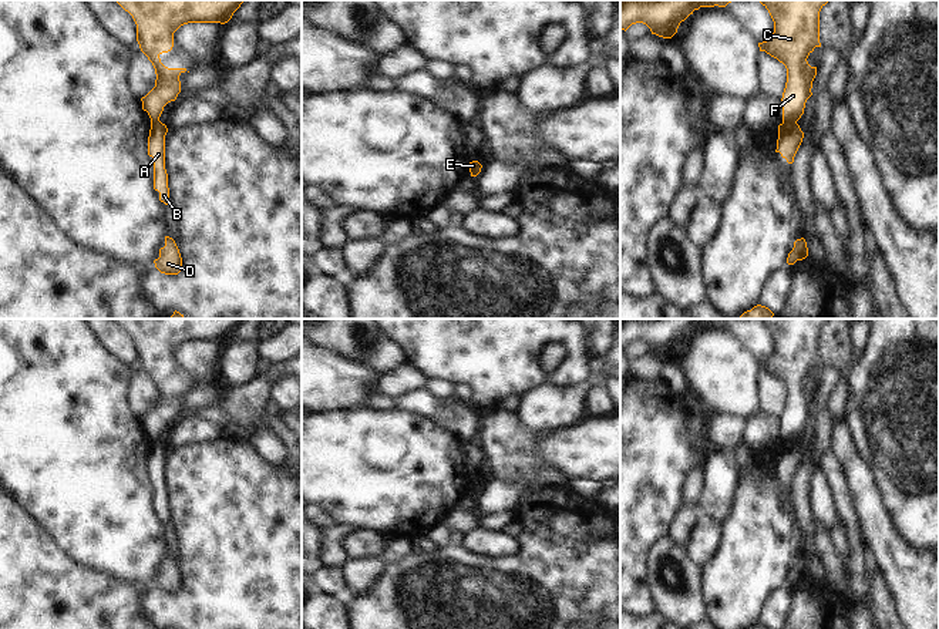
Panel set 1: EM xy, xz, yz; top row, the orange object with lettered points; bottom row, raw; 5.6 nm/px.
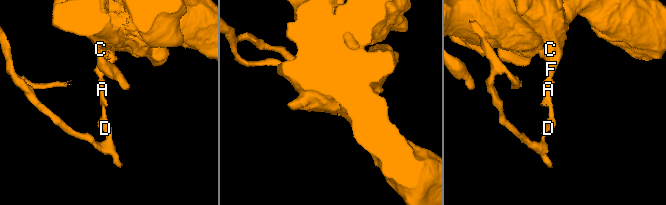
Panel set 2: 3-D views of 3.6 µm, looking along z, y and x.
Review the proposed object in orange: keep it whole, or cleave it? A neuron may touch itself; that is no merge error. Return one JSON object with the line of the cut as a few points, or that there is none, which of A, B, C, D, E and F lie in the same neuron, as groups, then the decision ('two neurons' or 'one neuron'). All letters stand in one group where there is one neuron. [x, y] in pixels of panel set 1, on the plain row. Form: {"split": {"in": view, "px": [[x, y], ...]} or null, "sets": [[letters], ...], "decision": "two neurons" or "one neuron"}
{"split": {"in": "yz", "px": [[783, 440], [796, 441]]}, "sets": [["A", "B", "D", "E"], ["C", "F"]], "decision": "two neurons"}

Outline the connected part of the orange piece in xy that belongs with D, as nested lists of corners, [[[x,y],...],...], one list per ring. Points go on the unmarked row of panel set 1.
[[[165,555],[165,565],[159,568],[159,576],[154,582],[165,593],[178,593],[181,591],[182,576],[172,556]]]

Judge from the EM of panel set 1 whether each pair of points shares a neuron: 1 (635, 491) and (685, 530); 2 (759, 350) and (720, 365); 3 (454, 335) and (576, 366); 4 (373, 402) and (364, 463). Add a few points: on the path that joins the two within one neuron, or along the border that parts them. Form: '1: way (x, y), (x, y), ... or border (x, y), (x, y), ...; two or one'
1: border (682, 504), (669, 525), (667, 534); two
2: border (733, 333), (757, 362); two
3: way (488, 335), (559, 335); one
4: border (363, 406), (399, 409); two

